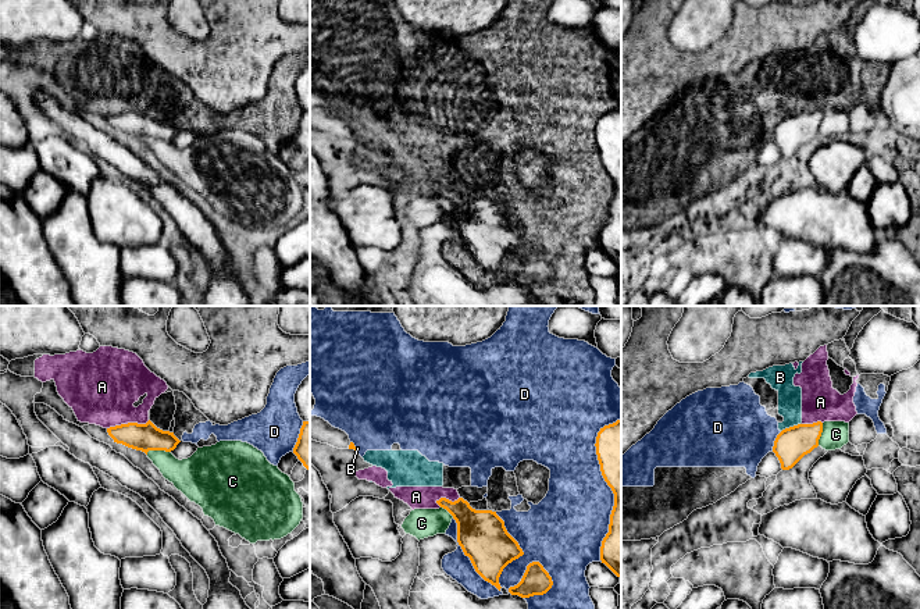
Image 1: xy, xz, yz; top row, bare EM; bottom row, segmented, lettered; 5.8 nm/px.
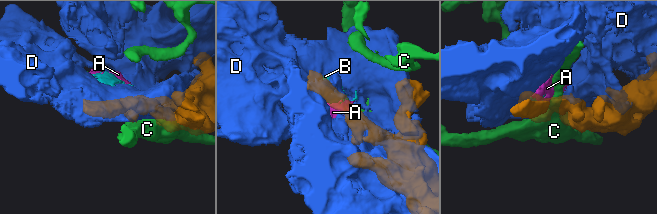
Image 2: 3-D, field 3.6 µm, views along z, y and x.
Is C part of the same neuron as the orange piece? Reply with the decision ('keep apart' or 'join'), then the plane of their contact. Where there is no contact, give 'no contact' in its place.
keep apart | xy

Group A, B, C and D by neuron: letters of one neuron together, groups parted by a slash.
A B D / C

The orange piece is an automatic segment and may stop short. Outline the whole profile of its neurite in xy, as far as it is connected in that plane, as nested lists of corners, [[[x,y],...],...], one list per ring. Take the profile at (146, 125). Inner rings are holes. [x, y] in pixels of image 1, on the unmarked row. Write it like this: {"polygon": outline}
{"polygon": [[[150,108],[146,113],[128,111],[107,117],[108,124],[117,132],[142,139],[171,140],[181,131],[174,121],[157,117]]]}

